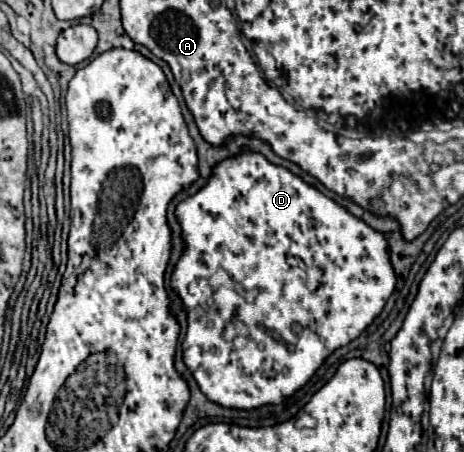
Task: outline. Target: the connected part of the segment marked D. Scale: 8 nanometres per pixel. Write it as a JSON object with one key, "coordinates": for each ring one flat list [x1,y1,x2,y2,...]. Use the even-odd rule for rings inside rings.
{"coordinates":[[245,150,237,158,223,160,221,164,217,164,213,174,211,174,211,178,209,178,209,182,195,196,189,196,187,200,183,200,177,206,175,212,177,212,177,220,179,220,181,228,183,228,185,242,187,242,187,250,181,256,181,260,177,262,177,266,175,266,173,274,171,274,171,286,181,296,183,304,187,308,187,322,189,322,187,324,187,336,183,340,183,360,189,366,189,370,193,372,201,392,211,402,217,402,221,406,251,410,251,408,257,408,257,406,263,406,263,404,279,404,285,396,291,396,295,390,299,390,311,378,311,374,323,364,327,354,331,354,339,346,345,346,347,342,357,338,373,322,373,318,383,310,387,298,391,296,391,292,395,288,395,272,391,270,391,262,387,258,387,236,371,230,367,224,363,224,359,218,355,218,349,212,345,212,331,198,327,198,325,194,321,194,313,186,305,184,301,178,291,174,287,168,273,166,261,154,251,154,251,152],[289,256,301,258,305,262,305,266,317,266,323,272,315,292,307,290,305,272,301,272,299,268,291,268,287,264],[217,270,225,270,231,276,235,286,231,286,231,288,225,288,225,286,213,288,209,284,209,276,213,276],[227,330,235,330,235,334,231,334,231,338,227,338]]}

